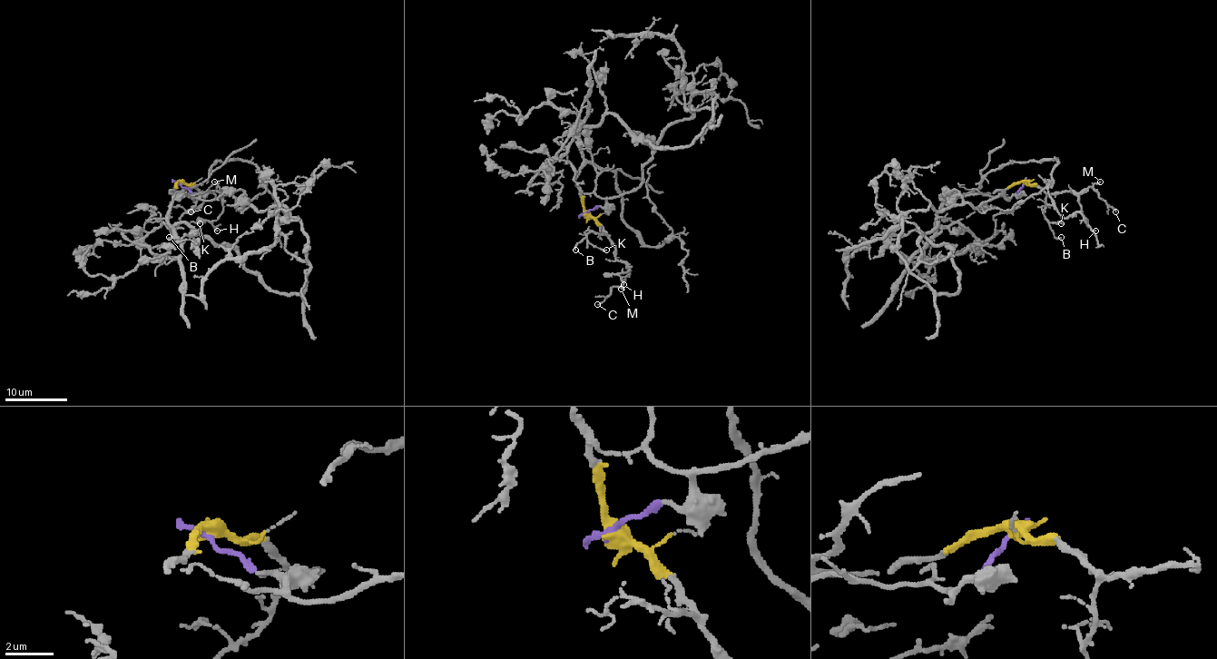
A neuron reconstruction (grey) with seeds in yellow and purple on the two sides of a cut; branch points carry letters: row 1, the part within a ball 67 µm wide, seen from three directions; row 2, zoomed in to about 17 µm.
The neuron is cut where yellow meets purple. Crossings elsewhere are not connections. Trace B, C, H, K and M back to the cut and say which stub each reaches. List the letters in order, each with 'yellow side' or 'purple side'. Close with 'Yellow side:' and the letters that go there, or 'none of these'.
B: yellow side
C: yellow side
H: yellow side
K: yellow side
M: yellow side
Yellow side: B, C, H, K, M

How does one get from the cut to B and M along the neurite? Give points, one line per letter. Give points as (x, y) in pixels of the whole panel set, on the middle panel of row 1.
B: (584, 213), (606, 235), (590, 232), (575, 249)
M: (584, 213), (599, 224), (614, 248), (614, 257), (626, 266), (626, 275), (621, 290)

